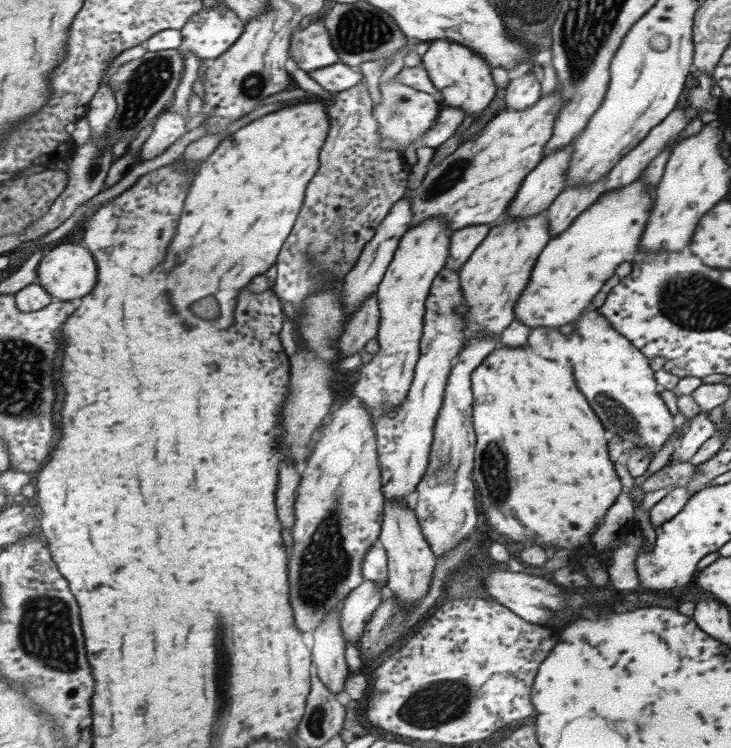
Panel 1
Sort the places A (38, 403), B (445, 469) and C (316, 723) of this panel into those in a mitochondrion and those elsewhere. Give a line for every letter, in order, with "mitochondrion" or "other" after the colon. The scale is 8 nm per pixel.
A: mitochondrion
B: mitochondrion
C: mitochondrion

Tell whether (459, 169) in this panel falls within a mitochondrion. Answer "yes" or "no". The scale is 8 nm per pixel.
yes

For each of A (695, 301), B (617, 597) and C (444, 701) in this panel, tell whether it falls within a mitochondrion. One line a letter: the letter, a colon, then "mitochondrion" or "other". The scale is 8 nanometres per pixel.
A: mitochondrion
B: other
C: mitochondrion

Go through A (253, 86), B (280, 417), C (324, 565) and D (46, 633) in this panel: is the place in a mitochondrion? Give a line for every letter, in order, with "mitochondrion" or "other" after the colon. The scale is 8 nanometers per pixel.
A: mitochondrion
B: other
C: mitochondrion
D: mitochondrion

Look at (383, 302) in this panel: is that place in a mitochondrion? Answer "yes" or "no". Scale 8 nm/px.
no

